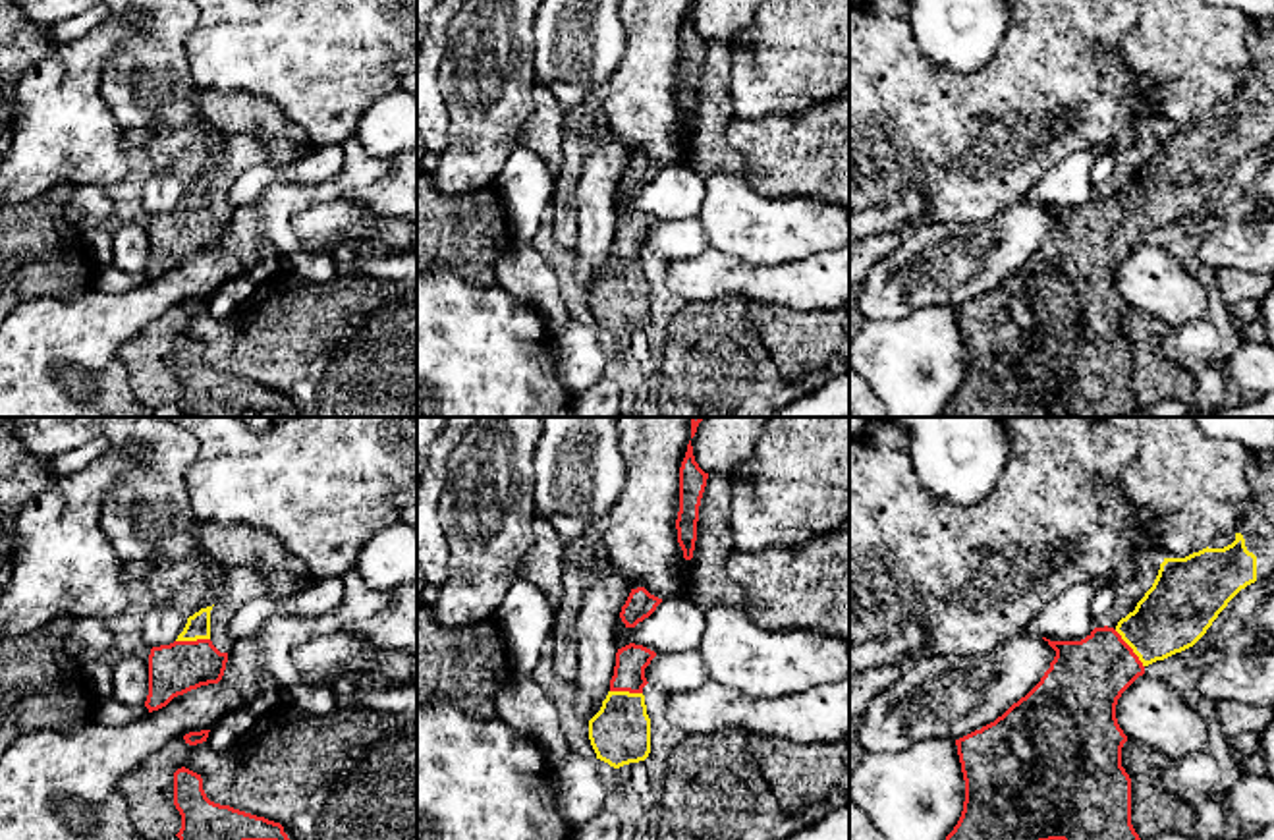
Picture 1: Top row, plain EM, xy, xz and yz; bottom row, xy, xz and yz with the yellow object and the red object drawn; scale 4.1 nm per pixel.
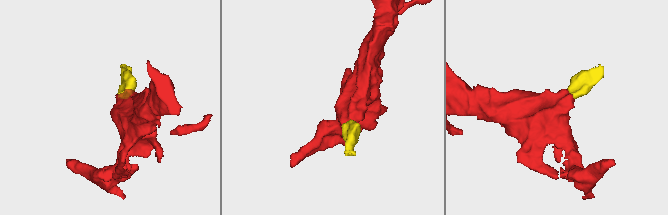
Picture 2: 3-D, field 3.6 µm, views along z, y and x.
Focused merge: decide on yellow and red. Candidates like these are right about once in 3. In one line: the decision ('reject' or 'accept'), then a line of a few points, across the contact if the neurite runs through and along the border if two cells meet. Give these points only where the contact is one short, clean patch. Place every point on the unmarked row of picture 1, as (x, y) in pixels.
accept; line yz (1178, 176), (1132, 215), (1085, 246)

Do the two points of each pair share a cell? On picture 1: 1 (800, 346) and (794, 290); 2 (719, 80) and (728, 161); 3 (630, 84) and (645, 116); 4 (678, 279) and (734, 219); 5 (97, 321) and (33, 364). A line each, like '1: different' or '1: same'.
1: different
2: same
3: same
4: different
5: same

